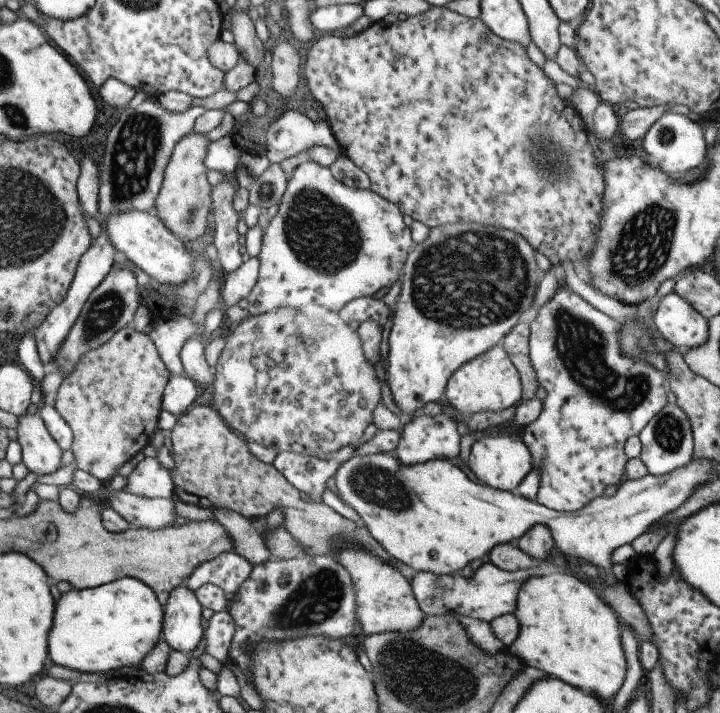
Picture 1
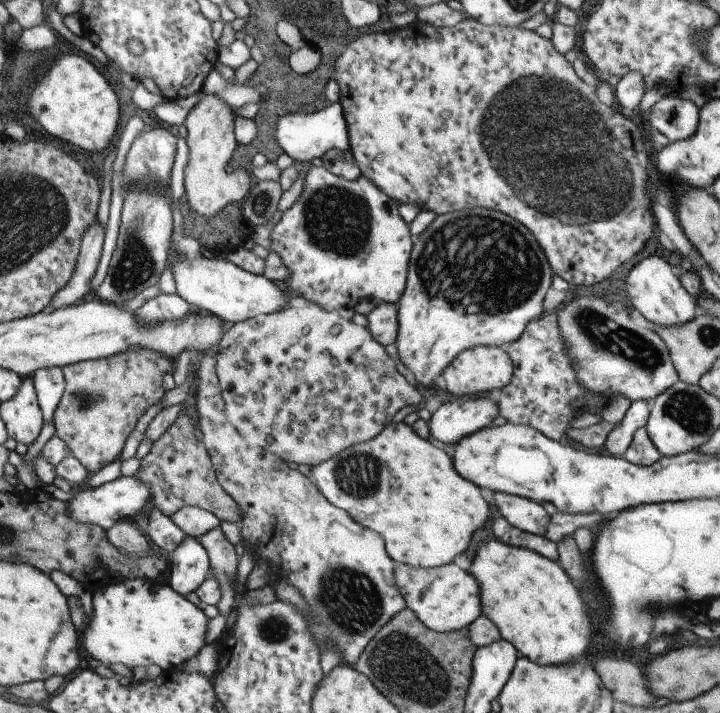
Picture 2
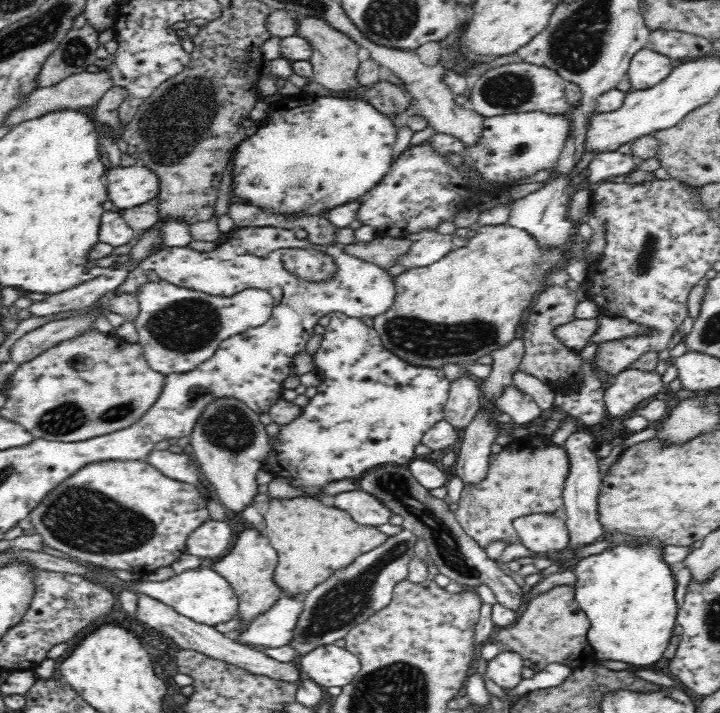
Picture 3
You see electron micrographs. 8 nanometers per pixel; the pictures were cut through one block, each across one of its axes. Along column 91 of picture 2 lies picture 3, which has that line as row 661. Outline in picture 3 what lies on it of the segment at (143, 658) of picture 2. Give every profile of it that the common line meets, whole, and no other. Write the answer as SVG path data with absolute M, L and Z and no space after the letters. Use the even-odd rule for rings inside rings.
M620 545L601 554L589 555L573 570L576 573L575 599L591 625L587 641L593 650L593 662L624 662L635 667L654 667L668 648L676 626L678 610L674 602L675 568L662 560L661 549L632 549Z

